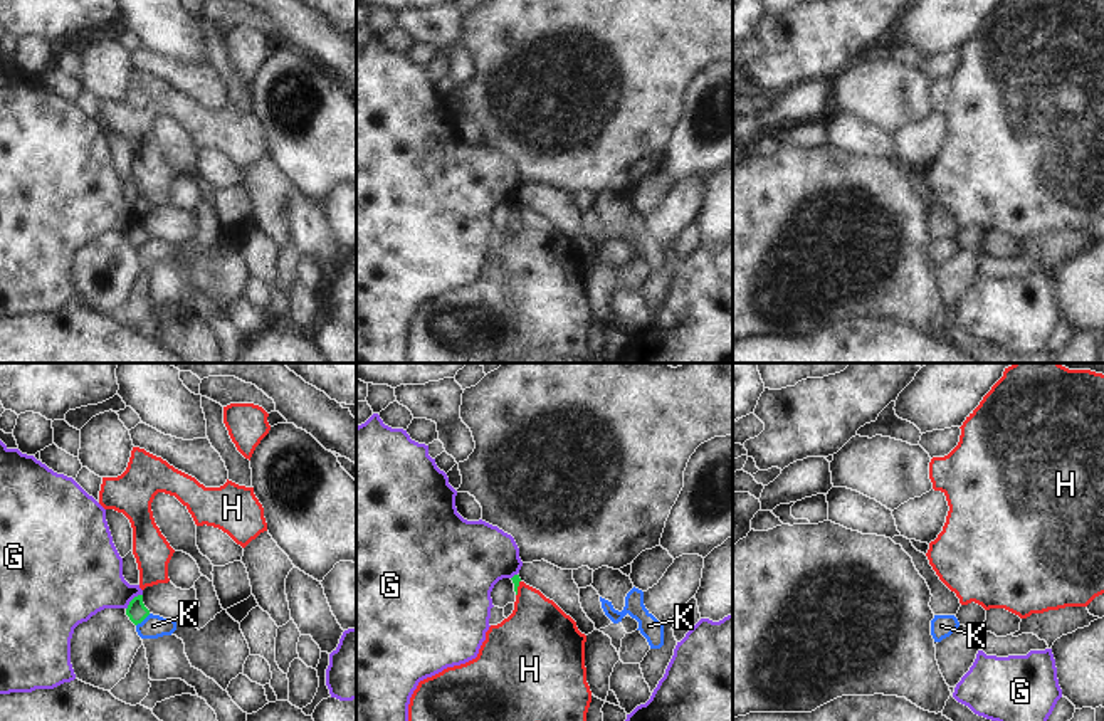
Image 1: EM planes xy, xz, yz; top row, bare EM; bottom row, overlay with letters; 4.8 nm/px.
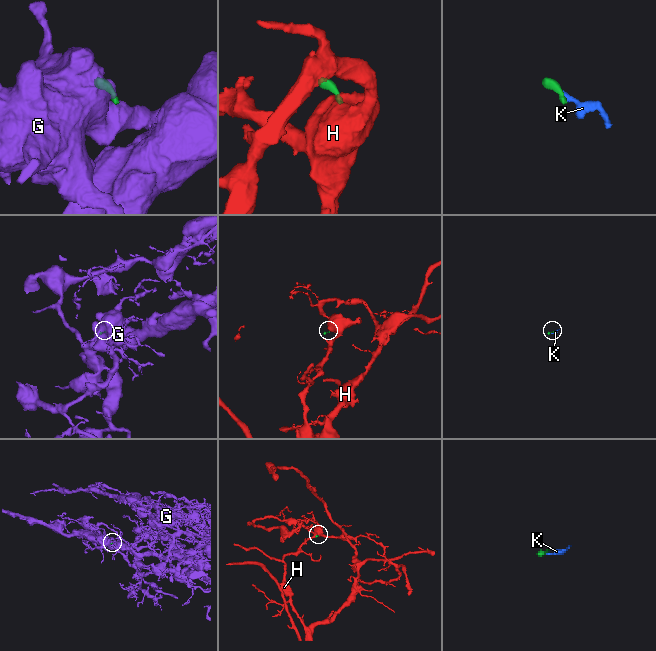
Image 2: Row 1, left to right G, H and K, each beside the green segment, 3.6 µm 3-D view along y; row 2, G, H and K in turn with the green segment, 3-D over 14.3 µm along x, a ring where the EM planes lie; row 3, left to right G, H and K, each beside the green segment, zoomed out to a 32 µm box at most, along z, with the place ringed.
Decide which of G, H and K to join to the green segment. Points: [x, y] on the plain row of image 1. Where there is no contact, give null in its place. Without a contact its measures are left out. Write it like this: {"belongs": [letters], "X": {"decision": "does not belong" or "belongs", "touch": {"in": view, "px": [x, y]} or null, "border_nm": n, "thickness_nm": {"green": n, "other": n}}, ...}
{"belongs": ["H"], "G": {"decision": "does not belong", "touch": {"in": "xy", "px": [131, 224]}, "border_nm": 110, "thickness_nm": {"green": 90, "other": 360}}, "H": {"decision": "belongs", "touch": {"in": "xz", "px": [516, 212]}, "border_nm": 80, "thickness_nm": {"green": 40, "other": 340}}, "K": {"decision": "does not belong", "touch": {"in": "xy", "px": [143, 242]}, "border_nm": 90, "thickness_nm": {"green": 90, "other": 110}}}

